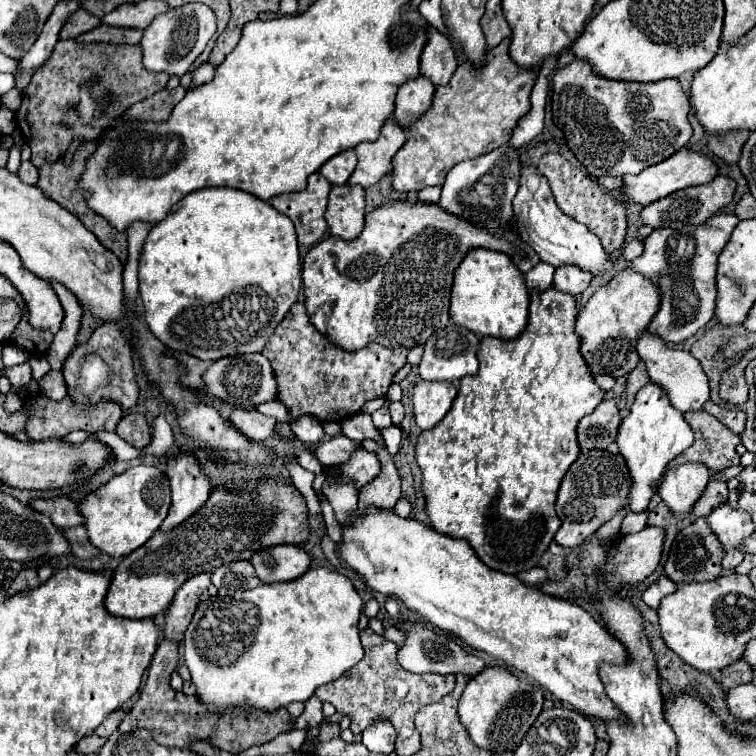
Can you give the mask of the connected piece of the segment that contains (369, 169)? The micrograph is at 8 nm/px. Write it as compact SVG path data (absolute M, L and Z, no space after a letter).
M393 118L387 120L381 128L379 138L373 144L365 142L355 148L359 164L347 182L361 184L363 188L377 184L381 176L391 172L391 158L403 144L405 144L405 130Z

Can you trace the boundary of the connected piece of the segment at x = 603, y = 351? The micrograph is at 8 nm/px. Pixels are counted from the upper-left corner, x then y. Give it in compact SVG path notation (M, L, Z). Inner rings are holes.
M621 270L613 280L601 286L577 314L575 332L581 338L581 354L593 376L609 374L613 378L627 376L639 362L635 350L637 336L651 322L659 306L659 288L633 270Z

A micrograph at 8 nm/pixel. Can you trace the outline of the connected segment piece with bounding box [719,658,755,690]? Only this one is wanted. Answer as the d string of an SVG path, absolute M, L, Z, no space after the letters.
M737 660L735 664L731 664L731 666L727 666L725 670L723 670L723 678L719 678L719 684L725 688L725 690L731 690L731 688L735 688L735 686L739 686L739 684L745 684L745 682L751 682L751 672L753 672L755 668L751 666L751 664L747 664L745 660Z

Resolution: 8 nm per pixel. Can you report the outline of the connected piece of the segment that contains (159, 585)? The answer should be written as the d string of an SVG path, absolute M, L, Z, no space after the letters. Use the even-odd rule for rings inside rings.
M283 478L261 480L253 490L243 494L213 490L207 504L169 534L155 532L155 536L125 556L113 572L105 608L117 618L155 618L165 612L181 588L181 584L199 572L215 570L233 560L249 560L255 550L277 544L301 544L307 540L307 510L301 494L285 484Z

